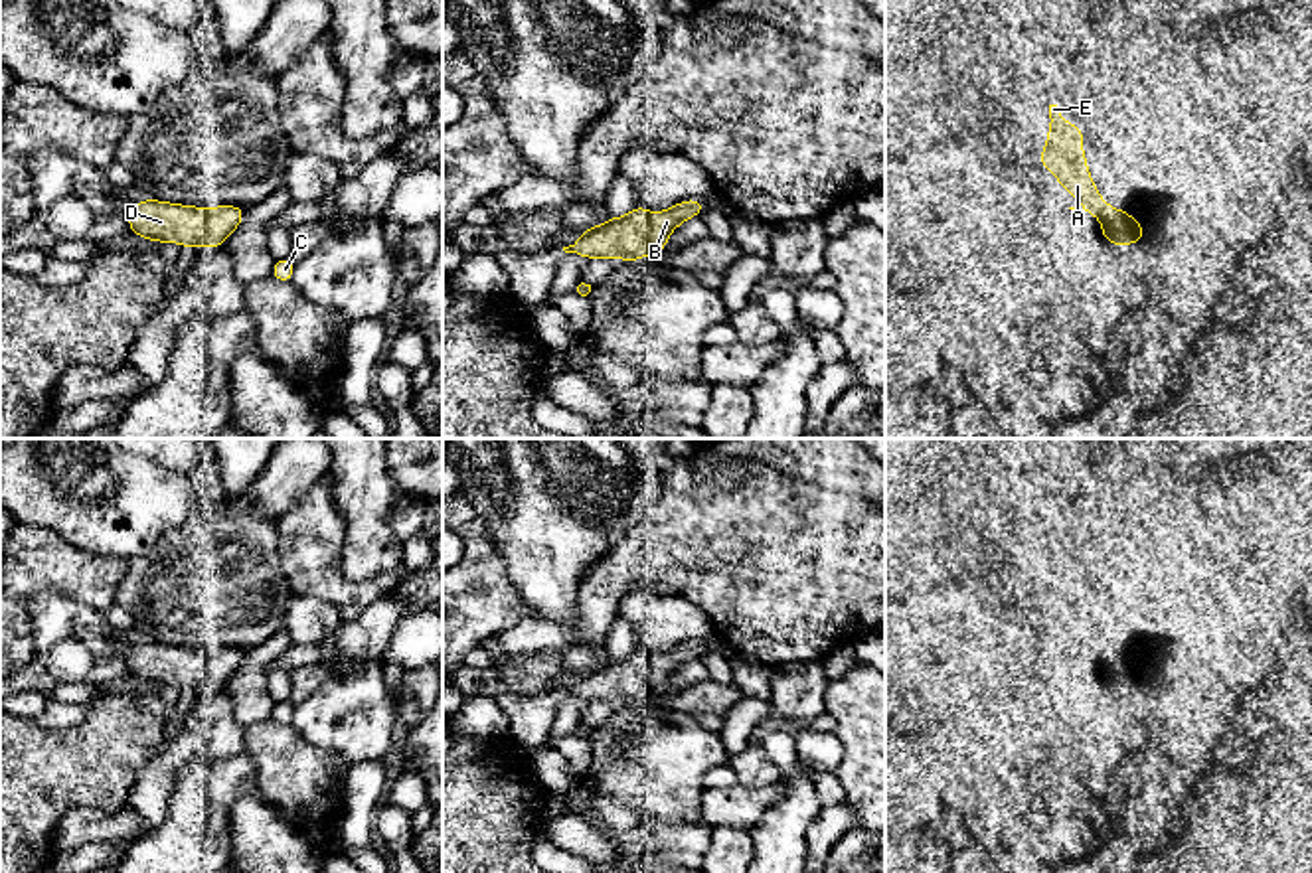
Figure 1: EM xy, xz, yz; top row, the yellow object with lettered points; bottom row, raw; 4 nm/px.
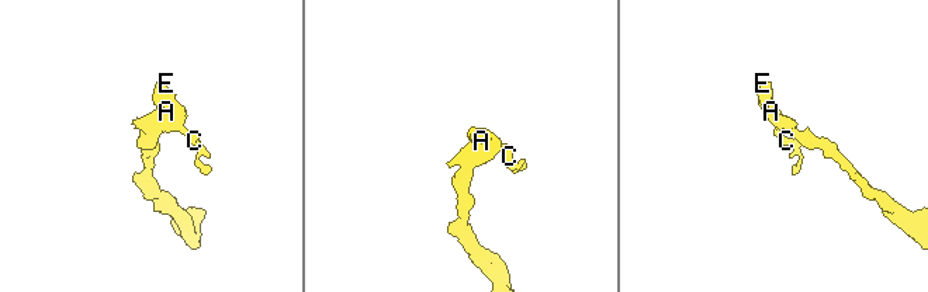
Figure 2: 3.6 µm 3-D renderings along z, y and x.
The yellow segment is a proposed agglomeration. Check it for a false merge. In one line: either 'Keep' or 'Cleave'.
Keep

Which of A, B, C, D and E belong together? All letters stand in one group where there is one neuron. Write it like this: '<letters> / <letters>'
A B C D E

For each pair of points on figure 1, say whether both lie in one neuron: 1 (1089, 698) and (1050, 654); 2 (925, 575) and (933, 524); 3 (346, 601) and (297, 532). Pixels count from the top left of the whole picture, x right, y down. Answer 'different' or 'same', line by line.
1: same
2: different
3: same

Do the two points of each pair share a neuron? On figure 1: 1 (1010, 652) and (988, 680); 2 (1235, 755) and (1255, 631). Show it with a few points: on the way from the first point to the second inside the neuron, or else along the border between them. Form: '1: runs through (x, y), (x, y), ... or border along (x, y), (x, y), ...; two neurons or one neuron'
1: runs through (1010, 658), (994, 674); one neuron
2: border along (1233, 721), (1214, 745), (1208, 761); two neurons

